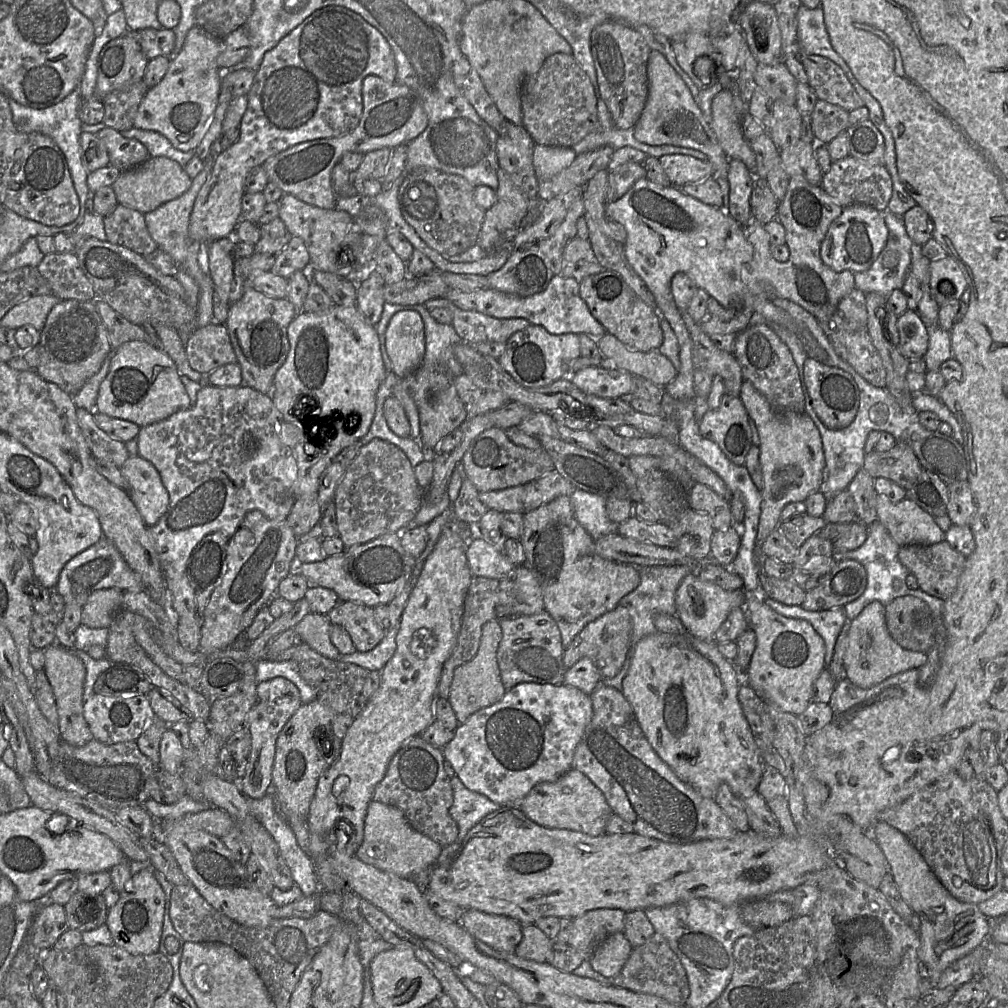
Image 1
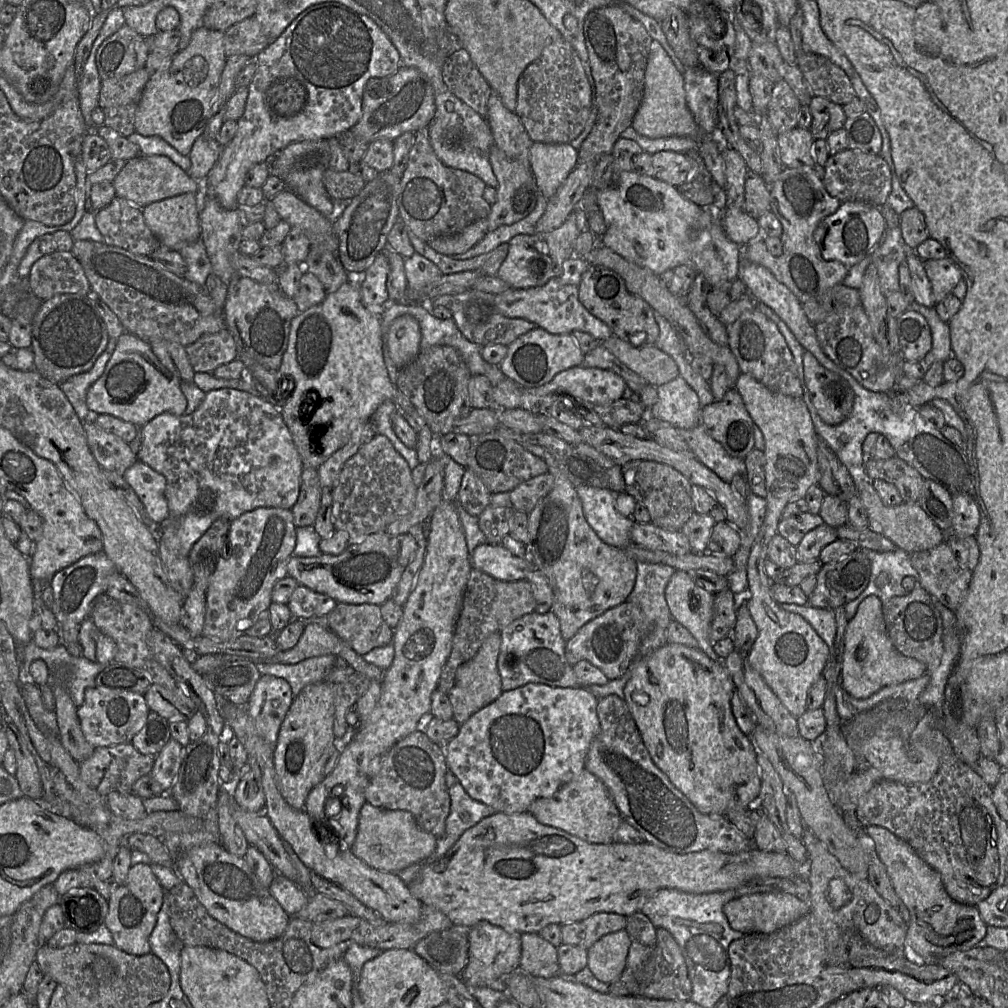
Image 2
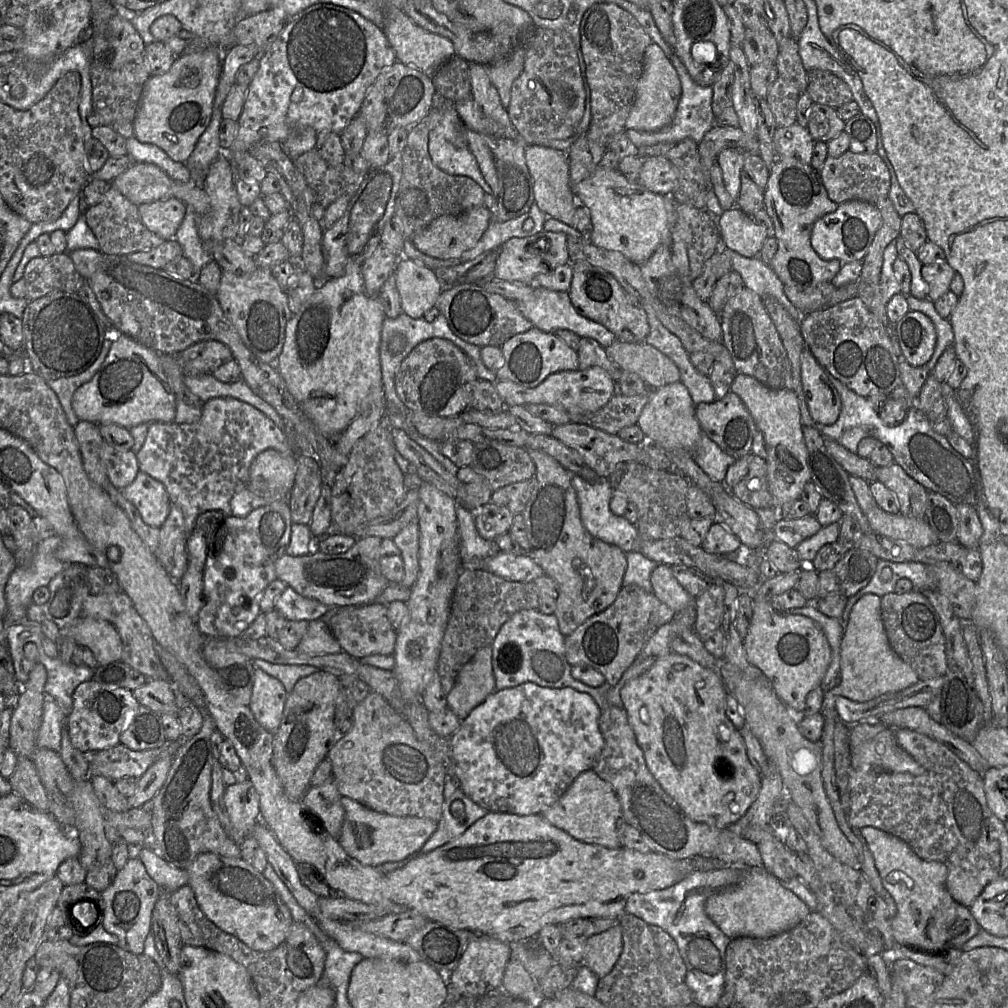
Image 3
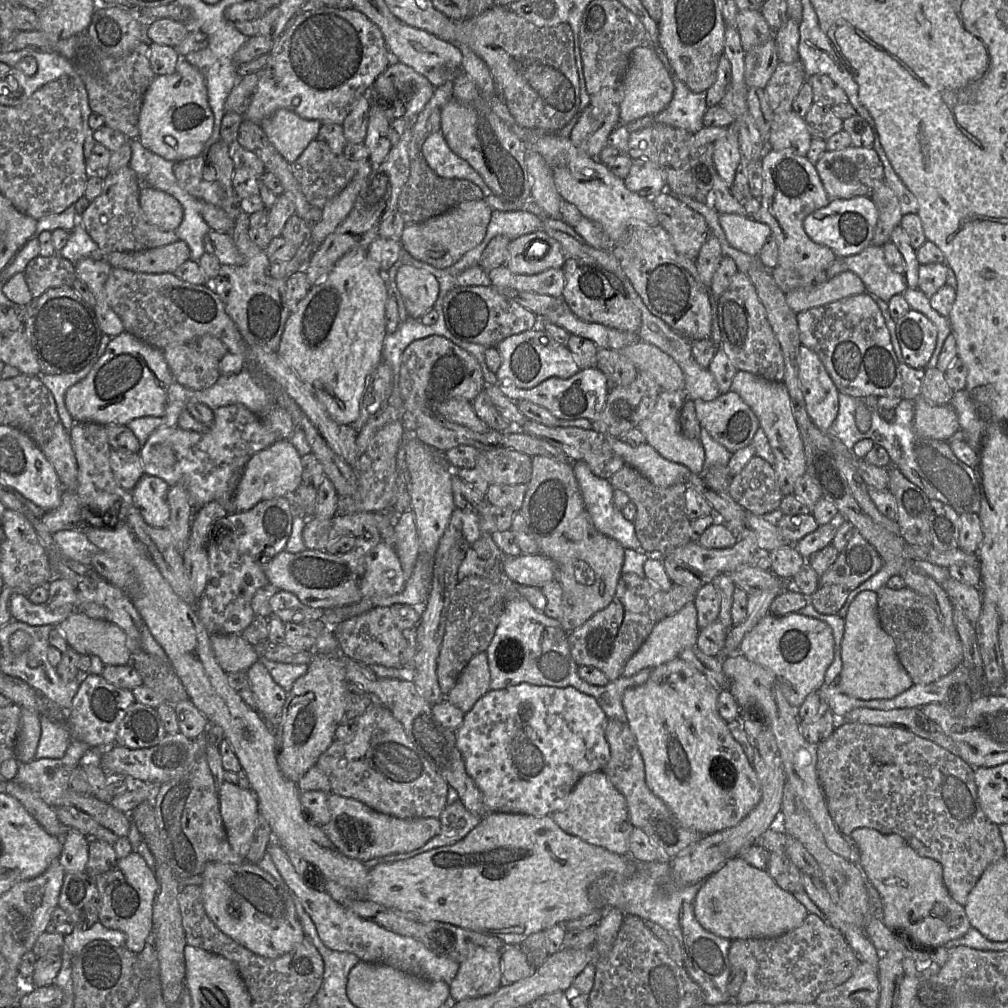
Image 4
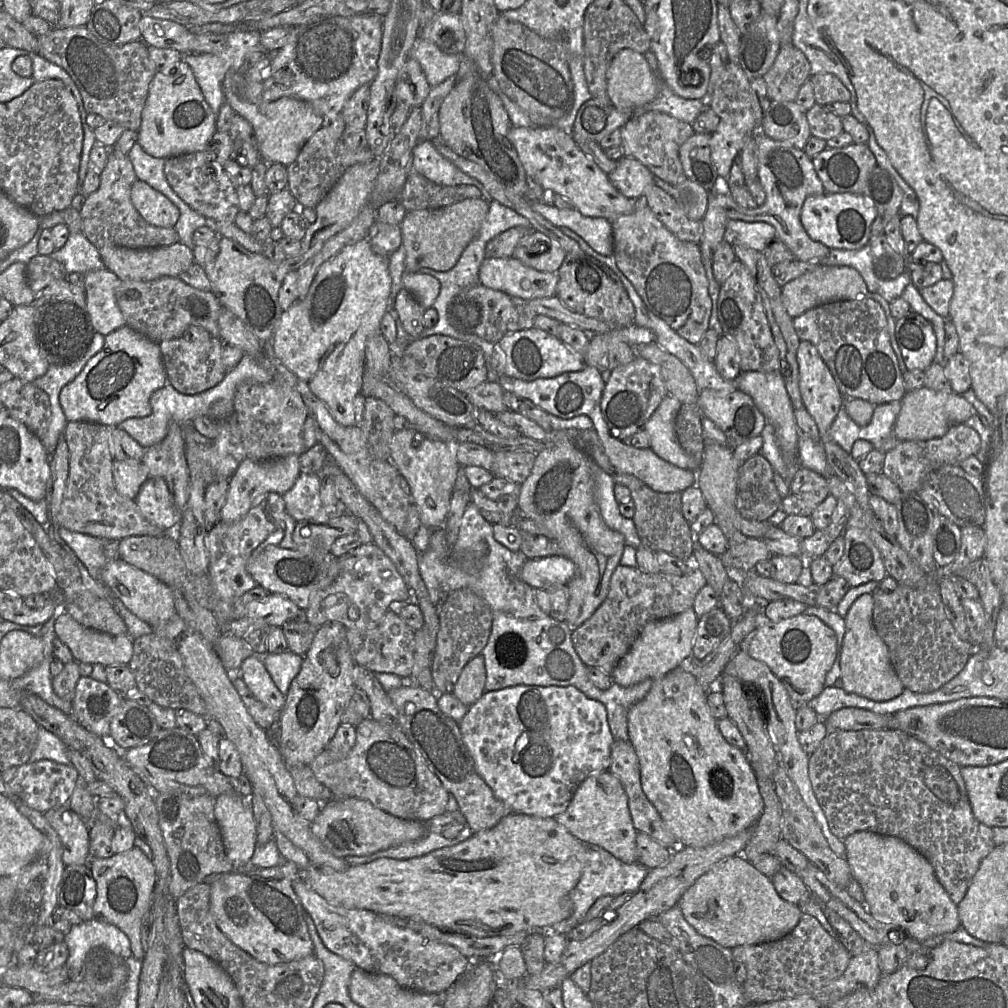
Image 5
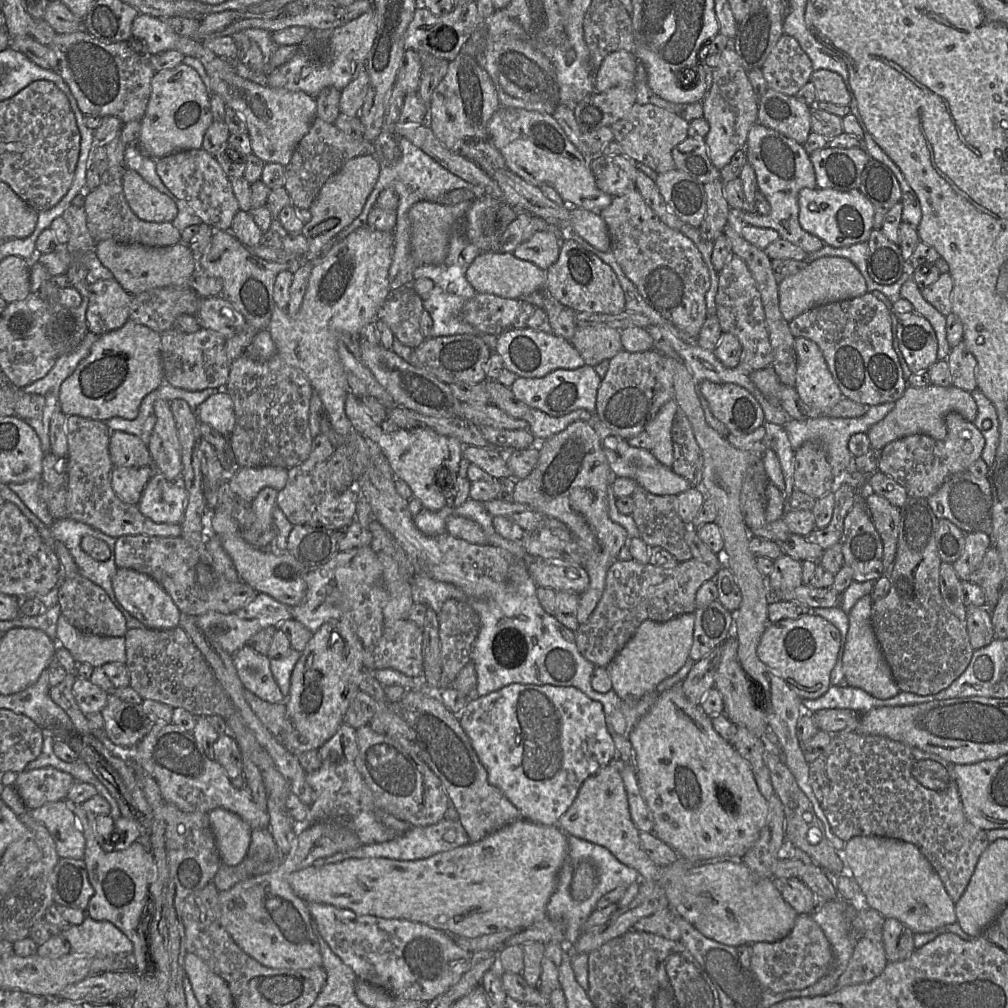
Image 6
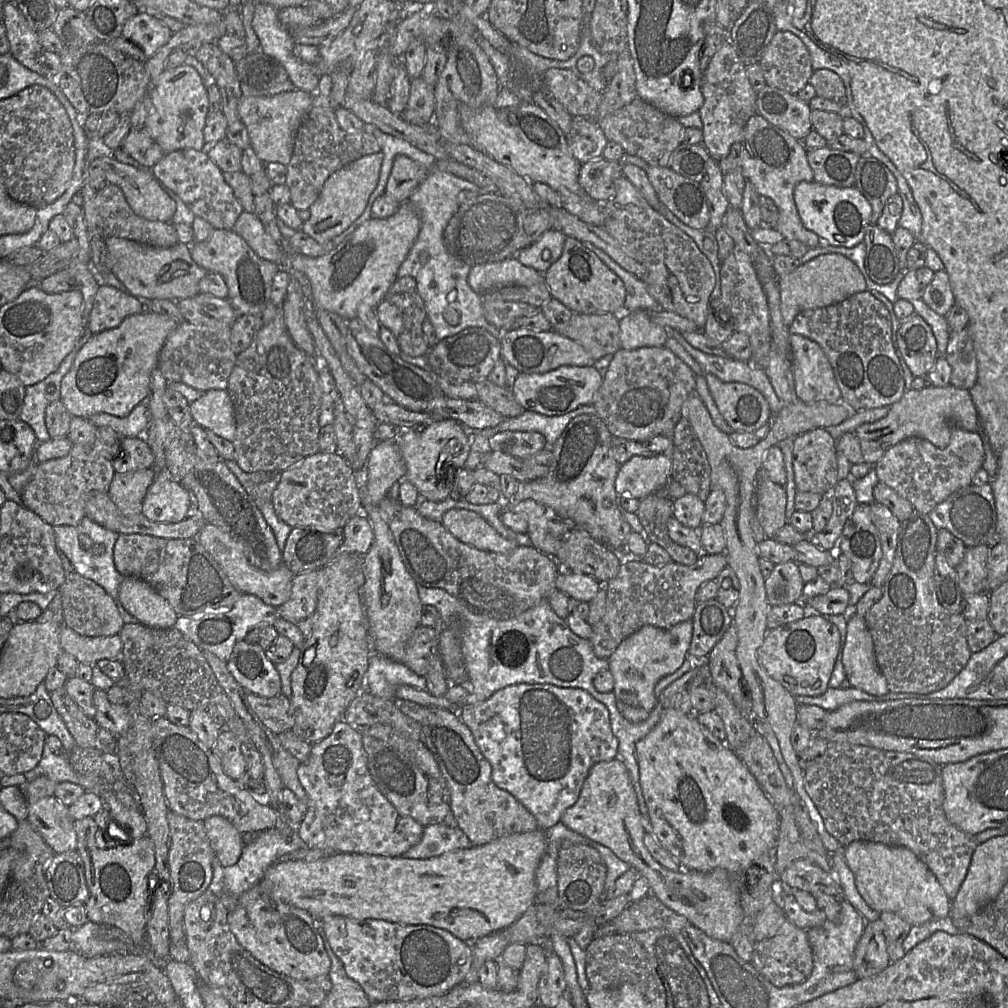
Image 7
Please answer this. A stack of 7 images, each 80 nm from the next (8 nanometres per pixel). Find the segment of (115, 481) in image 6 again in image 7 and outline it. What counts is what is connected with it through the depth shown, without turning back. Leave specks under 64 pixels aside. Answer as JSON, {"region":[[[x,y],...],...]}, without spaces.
{"region":[[[153,469],[115,473],[109,496],[124,515],[142,513],[142,503],[149,486],[156,478]]]}

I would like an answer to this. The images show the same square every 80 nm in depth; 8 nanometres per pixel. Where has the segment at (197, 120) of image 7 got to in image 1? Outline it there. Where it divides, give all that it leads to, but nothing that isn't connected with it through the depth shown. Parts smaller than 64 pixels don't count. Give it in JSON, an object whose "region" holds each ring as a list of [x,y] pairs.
{"region":[[[194,25],[187,33],[181,51],[171,57],[163,79],[145,93],[134,127],[161,133],[180,151],[195,151],[218,103],[223,71],[218,67],[217,58],[222,46],[222,38]]]}

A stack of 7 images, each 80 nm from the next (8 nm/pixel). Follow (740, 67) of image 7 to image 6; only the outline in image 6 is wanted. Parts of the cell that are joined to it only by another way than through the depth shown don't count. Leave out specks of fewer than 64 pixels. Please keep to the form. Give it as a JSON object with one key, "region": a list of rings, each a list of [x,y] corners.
{"region":[[[730,41],[716,60],[713,68],[713,82],[702,100],[702,106],[704,118],[710,126],[709,133],[704,138],[708,154],[713,165],[720,171],[738,150],[746,147],[748,133],[758,121],[758,97],[748,78],[748,72],[734,48],[733,41]]]}

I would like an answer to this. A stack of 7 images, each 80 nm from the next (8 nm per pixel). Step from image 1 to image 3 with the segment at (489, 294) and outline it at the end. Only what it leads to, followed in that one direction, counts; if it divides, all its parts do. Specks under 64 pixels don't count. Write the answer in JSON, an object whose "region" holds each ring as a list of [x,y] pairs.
{"region":[[[533,288],[532,294],[516,303],[523,316],[529,320],[537,329],[554,333],[557,330],[569,330],[581,338],[590,338],[607,348],[617,341],[616,336],[603,325],[589,320],[579,314],[574,308],[567,292],[553,291],[546,288]]]}

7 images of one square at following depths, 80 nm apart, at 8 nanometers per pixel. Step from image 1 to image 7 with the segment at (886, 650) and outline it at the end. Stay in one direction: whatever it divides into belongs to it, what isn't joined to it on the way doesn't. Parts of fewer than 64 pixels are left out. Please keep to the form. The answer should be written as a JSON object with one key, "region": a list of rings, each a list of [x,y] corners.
{"region":[[[848,615],[843,665],[852,686],[880,696],[890,692],[885,676],[877,666],[872,636],[864,616]]]}

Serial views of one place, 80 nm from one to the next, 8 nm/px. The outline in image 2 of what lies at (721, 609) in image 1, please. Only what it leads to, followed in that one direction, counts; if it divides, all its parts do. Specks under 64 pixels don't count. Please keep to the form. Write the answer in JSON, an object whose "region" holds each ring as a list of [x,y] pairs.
{"region":[[[681,570],[674,572],[665,589],[665,599],[673,619],[693,635],[700,650],[712,660],[719,660],[709,637],[714,595],[697,586],[692,575]]]}

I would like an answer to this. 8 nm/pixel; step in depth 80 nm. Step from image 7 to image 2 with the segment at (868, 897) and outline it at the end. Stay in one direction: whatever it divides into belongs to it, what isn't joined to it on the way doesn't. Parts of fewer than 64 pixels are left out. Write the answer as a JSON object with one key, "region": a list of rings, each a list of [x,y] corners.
{"region":[[[867,826],[865,833],[873,840],[875,851],[886,867],[897,896],[909,911],[906,952],[922,963],[937,964],[949,954],[976,946],[985,937],[988,925],[977,907],[954,901],[946,892],[940,874],[922,860],[907,842],[881,826]]]}

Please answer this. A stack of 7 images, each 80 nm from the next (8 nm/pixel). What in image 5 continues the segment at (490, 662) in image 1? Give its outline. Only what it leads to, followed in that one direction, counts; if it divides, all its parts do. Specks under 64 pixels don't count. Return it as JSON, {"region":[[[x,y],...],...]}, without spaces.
{"region":[[[484,657],[472,658],[462,669],[452,693],[465,706],[473,705],[485,692],[486,669]]]}

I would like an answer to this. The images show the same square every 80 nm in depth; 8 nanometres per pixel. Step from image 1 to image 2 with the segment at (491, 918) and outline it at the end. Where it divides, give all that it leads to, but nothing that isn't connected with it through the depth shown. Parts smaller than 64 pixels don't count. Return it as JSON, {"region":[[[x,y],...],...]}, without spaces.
{"region":[[[480,921],[468,929],[467,937],[469,940],[468,959],[459,974],[467,987],[487,987],[487,984],[495,979],[508,975],[519,968],[521,934],[507,932],[487,921]]]}

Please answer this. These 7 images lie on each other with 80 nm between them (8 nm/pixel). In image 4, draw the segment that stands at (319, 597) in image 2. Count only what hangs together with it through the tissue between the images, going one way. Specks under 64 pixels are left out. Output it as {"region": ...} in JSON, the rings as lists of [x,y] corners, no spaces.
{"region":[[[279,591],[270,599],[271,615],[277,616],[285,624],[320,620],[326,610],[303,604],[299,598],[288,591]]]}

